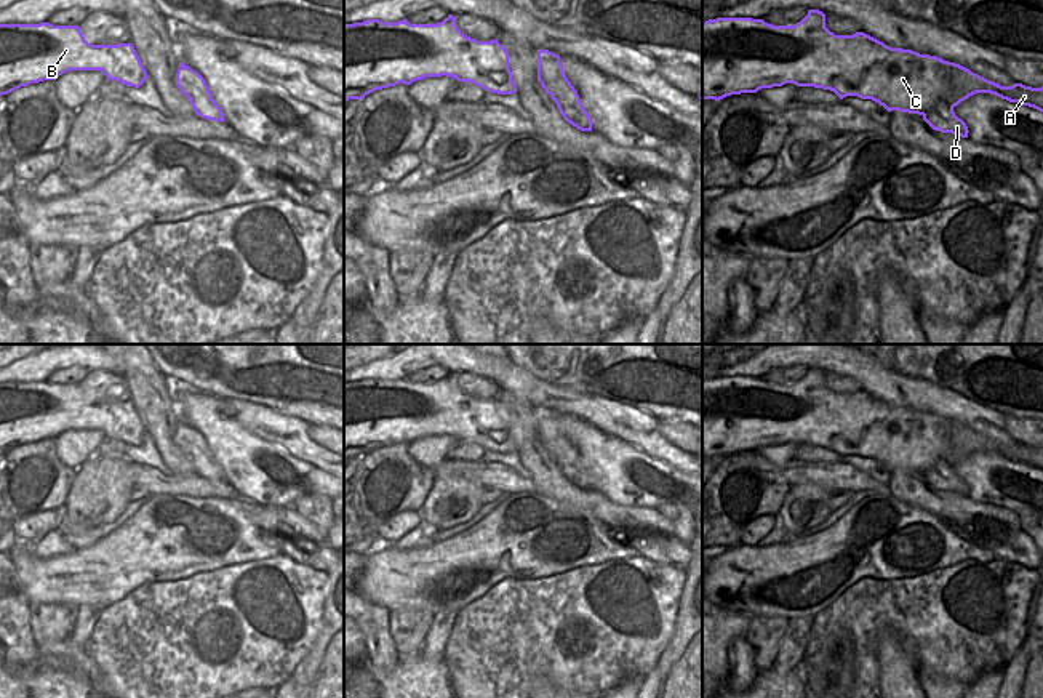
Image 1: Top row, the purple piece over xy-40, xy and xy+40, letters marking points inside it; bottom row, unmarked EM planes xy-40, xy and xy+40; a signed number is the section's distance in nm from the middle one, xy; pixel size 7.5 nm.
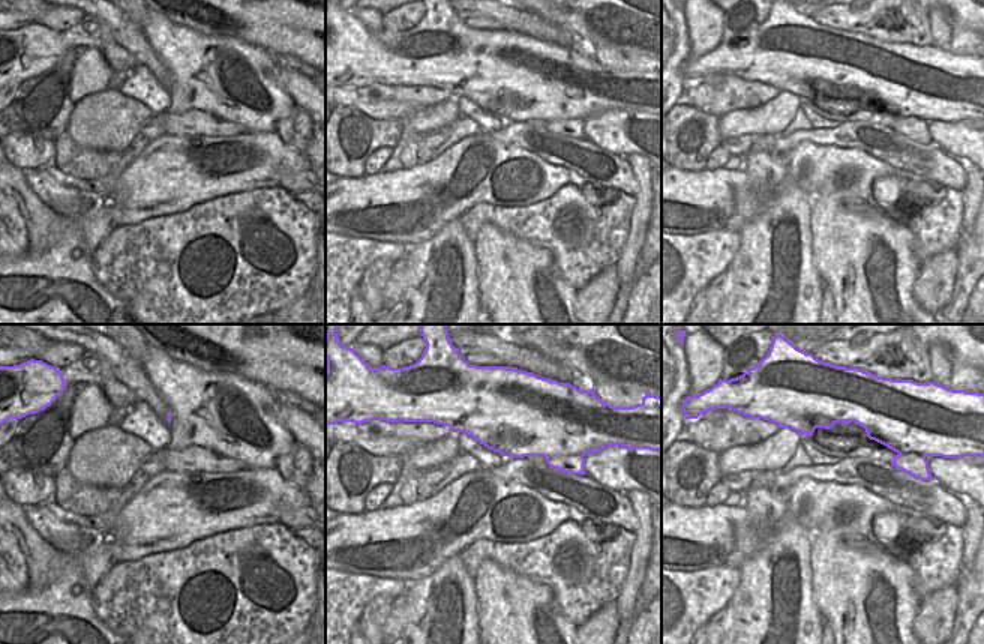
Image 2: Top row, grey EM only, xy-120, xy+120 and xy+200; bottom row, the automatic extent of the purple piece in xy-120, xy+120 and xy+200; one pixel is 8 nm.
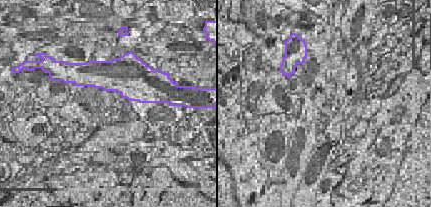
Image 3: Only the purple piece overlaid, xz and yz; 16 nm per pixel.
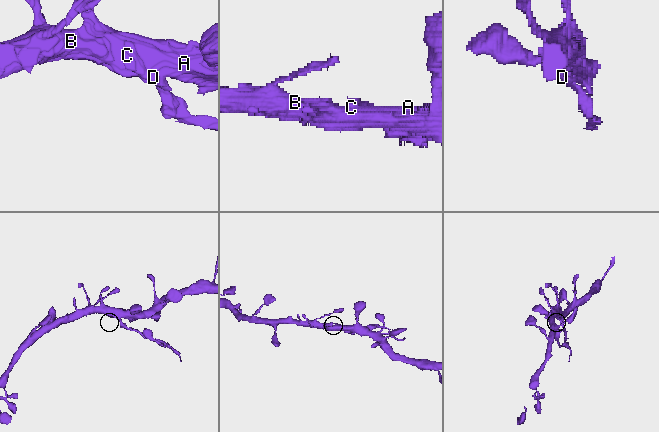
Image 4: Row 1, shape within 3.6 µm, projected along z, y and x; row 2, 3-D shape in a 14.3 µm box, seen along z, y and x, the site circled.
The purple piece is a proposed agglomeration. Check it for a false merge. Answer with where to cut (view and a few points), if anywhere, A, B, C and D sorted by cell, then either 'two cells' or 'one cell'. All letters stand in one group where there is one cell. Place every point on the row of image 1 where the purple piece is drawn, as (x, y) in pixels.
cut in xy+40 along (952, 106), (938, 103), (922, 114); A B C / D; two cells

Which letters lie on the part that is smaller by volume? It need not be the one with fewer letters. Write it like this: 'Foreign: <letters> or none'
Foreign: D

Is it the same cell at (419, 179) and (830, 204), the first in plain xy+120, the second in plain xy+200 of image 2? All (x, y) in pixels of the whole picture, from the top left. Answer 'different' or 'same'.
different

